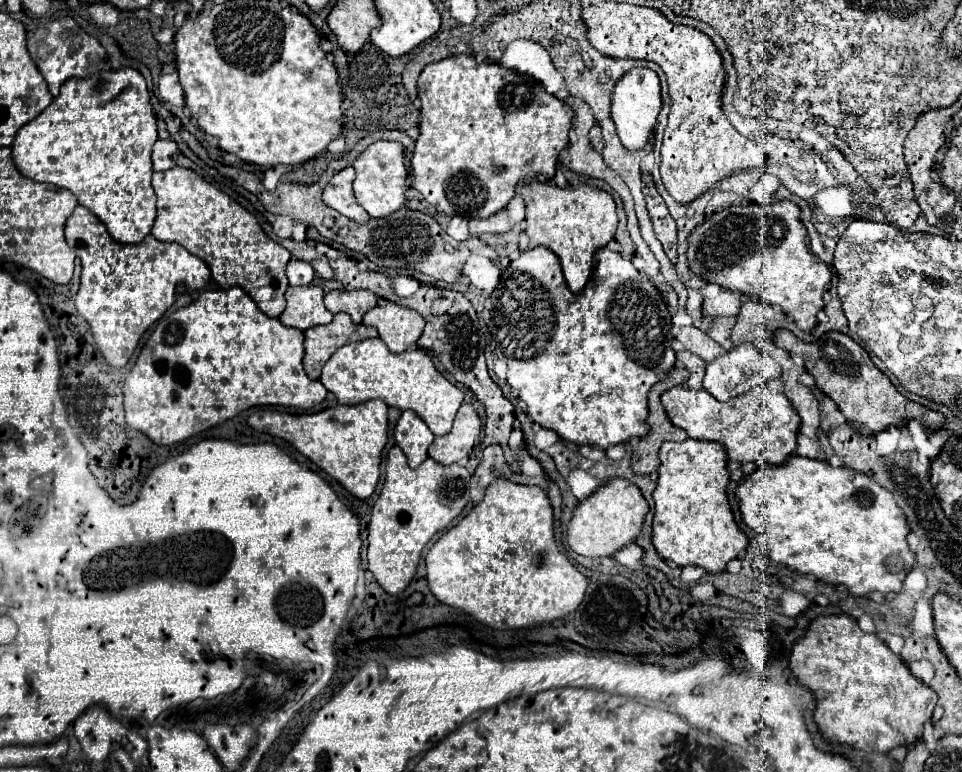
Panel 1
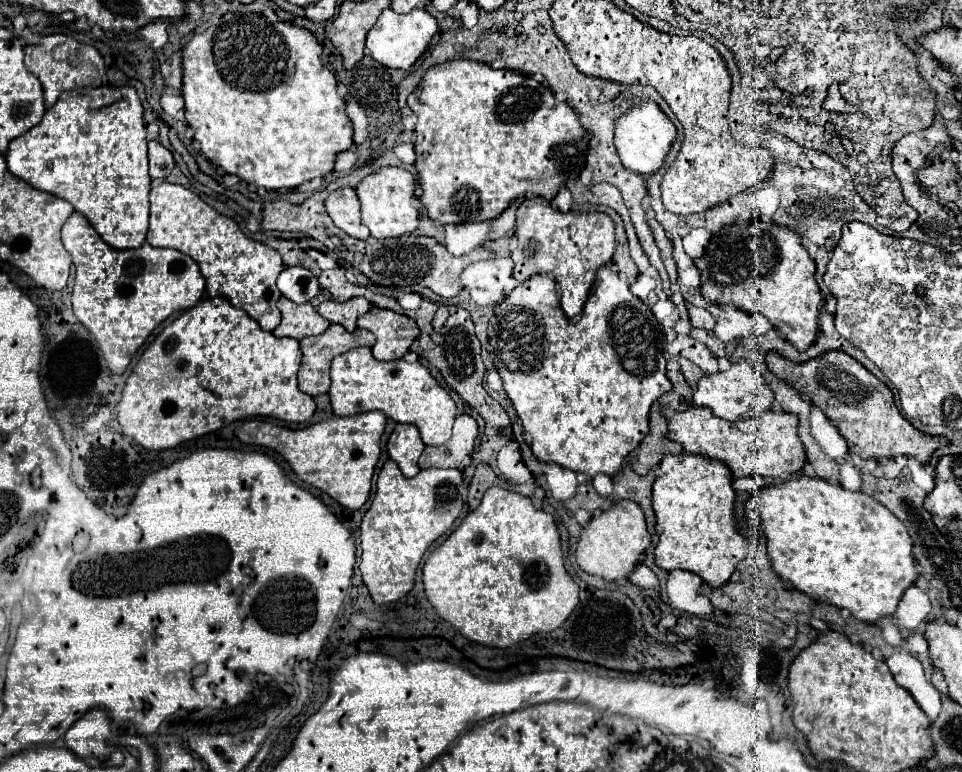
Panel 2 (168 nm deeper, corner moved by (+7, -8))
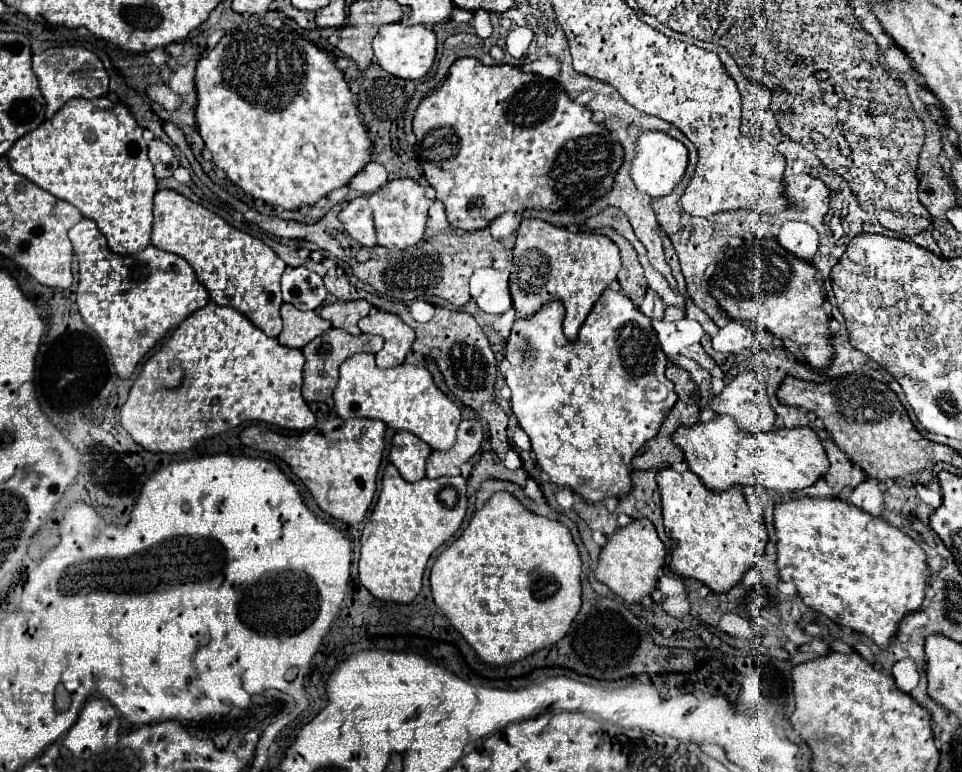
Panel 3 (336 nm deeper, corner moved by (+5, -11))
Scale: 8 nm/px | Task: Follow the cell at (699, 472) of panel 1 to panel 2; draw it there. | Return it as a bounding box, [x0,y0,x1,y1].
[653,454,749,586]

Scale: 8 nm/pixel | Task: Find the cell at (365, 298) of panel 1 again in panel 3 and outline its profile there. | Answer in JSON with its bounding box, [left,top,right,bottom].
[319,299,371,335]

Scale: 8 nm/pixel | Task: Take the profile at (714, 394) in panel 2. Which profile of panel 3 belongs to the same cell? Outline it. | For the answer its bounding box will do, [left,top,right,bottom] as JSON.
[711,371,775,433]

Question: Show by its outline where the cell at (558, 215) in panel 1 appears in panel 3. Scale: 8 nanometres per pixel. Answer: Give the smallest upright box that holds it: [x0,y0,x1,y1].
[509,219,619,343]

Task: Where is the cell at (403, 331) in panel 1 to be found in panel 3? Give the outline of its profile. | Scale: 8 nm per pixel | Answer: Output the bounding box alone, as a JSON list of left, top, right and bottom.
[359,311,415,367]

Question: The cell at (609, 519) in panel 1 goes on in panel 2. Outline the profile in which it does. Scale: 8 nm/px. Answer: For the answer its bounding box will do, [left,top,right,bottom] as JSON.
[575,500,651,580]

